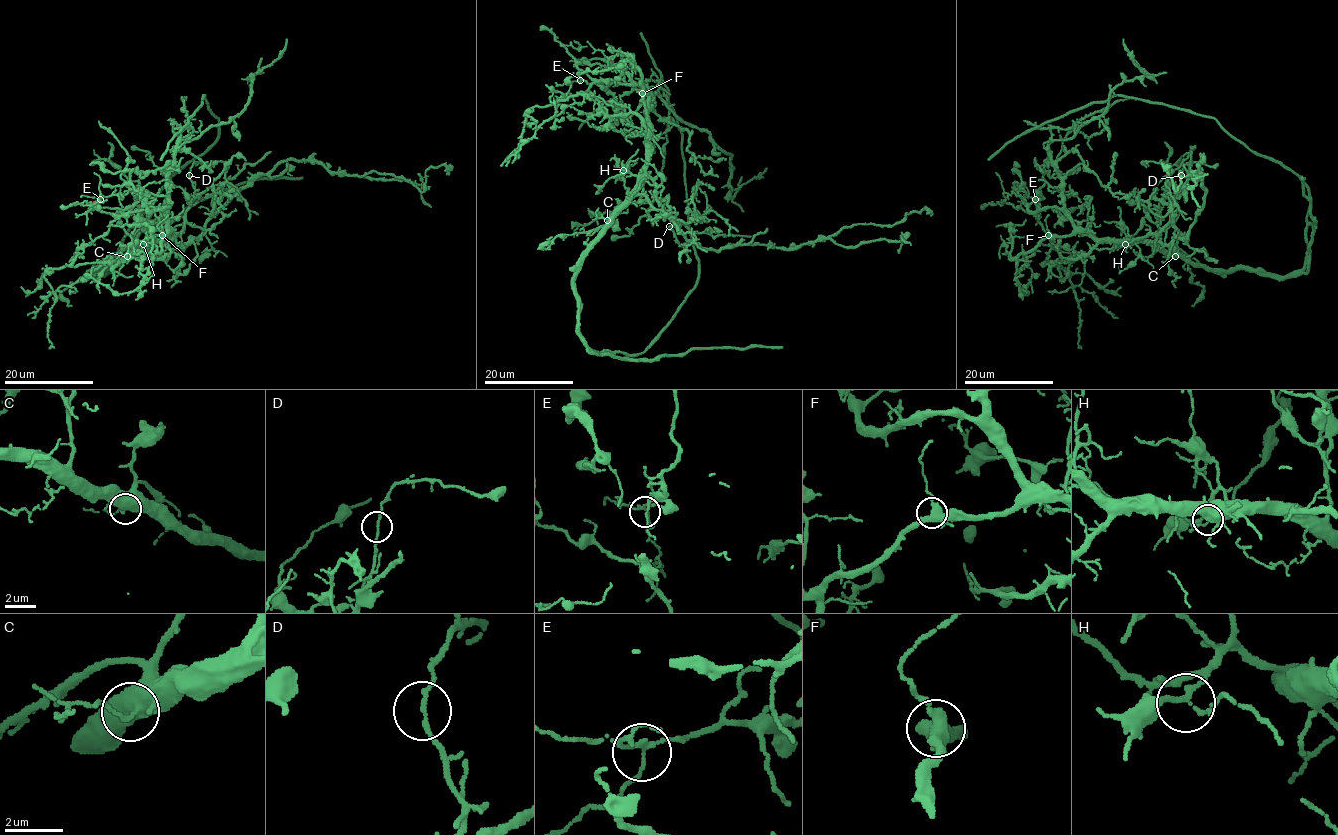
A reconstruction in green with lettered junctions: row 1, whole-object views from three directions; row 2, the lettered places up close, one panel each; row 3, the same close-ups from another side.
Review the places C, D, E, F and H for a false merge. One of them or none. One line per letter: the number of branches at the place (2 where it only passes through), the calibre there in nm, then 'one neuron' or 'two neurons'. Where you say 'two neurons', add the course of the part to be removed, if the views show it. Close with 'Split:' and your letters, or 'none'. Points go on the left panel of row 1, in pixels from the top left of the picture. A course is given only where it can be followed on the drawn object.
C: 2 branches meet; 440 nm thick; one neuron
D: 2 branches meet; 140 nm thick; two neurons; foreign part runs (189, 175), (194, 162), (209, 163)
E: 3 branches meet; 140 nm thick; one neuron
F: 3 branches meet; 400 nm thick; one neuron
H: 3 branches meet; 150 nm thick; one neuron
Split: D

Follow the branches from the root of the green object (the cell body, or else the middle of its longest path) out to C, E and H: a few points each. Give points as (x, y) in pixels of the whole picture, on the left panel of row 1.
C: (150, 246), (142, 246), (127, 256)
E: (150, 246), (166, 240), (168, 208), (150, 211), (131, 189), (100, 199)
H: (150, 246), (157, 241), (151, 235), (143, 244)

